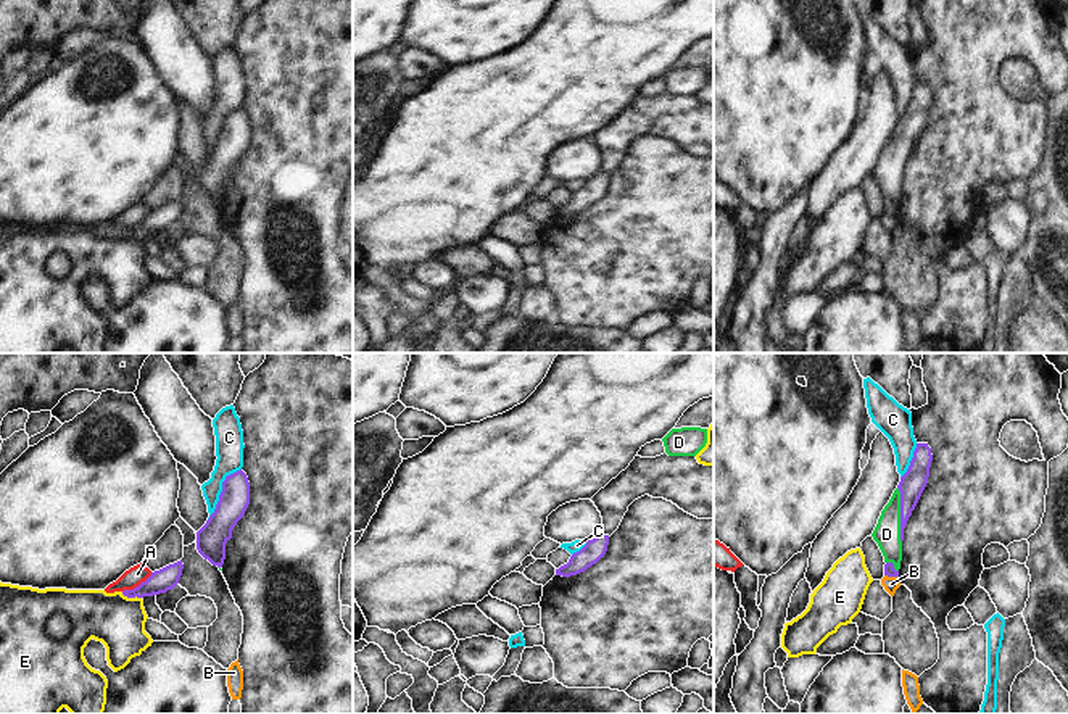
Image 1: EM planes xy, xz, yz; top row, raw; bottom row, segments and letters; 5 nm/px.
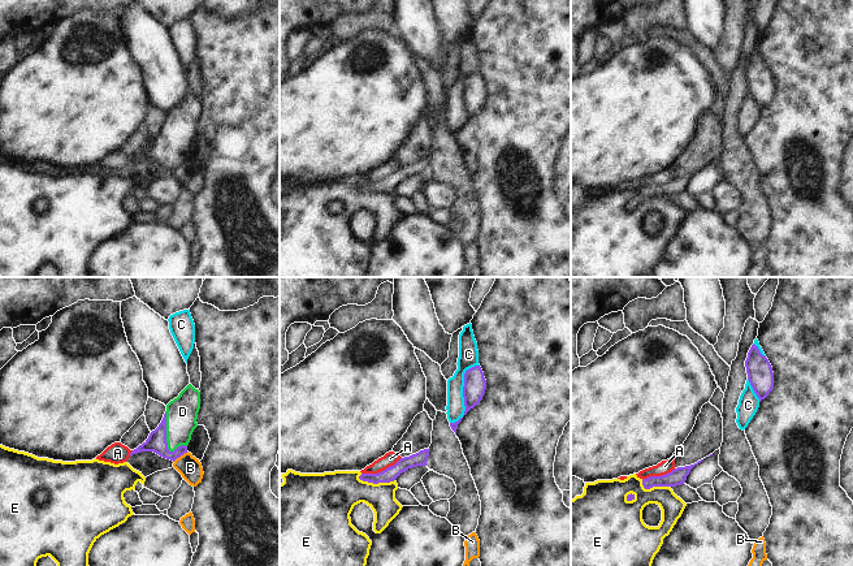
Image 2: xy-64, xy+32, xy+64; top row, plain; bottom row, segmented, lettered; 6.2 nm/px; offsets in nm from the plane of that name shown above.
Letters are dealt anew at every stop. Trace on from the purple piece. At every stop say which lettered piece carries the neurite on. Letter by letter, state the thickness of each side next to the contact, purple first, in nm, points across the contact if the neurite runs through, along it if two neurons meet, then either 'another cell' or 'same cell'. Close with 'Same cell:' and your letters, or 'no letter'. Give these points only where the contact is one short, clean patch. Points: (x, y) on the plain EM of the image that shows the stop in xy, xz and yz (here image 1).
A: 120/90 nm | another cell
B: 60/80 nm | along yz (885, 213), (898, 216) | another cell
C: 150/140 nm | along xy (240, 107), (223, 121), (219, 139), (208, 158) | another cell
D: 130/140 nm | across yz (912, 123), (901, 144), (901, 153), (886, 173) | same cell
E: 120/260 nm | another cell
Same cell: D

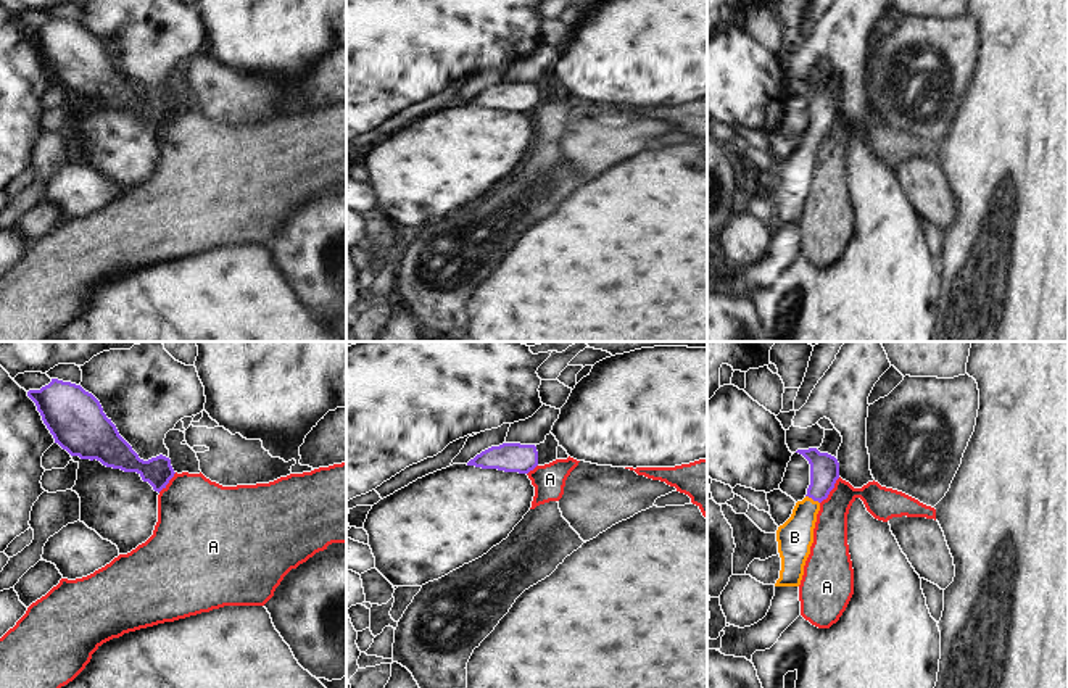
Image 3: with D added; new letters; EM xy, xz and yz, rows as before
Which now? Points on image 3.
A: 140/180 nm | along yz (840, 116), (820, 142) | another cell
B: 140/180 nm | across yz (823, 107), (822, 123), (812, 137), (794, 176) | same cell
Same cell: B

